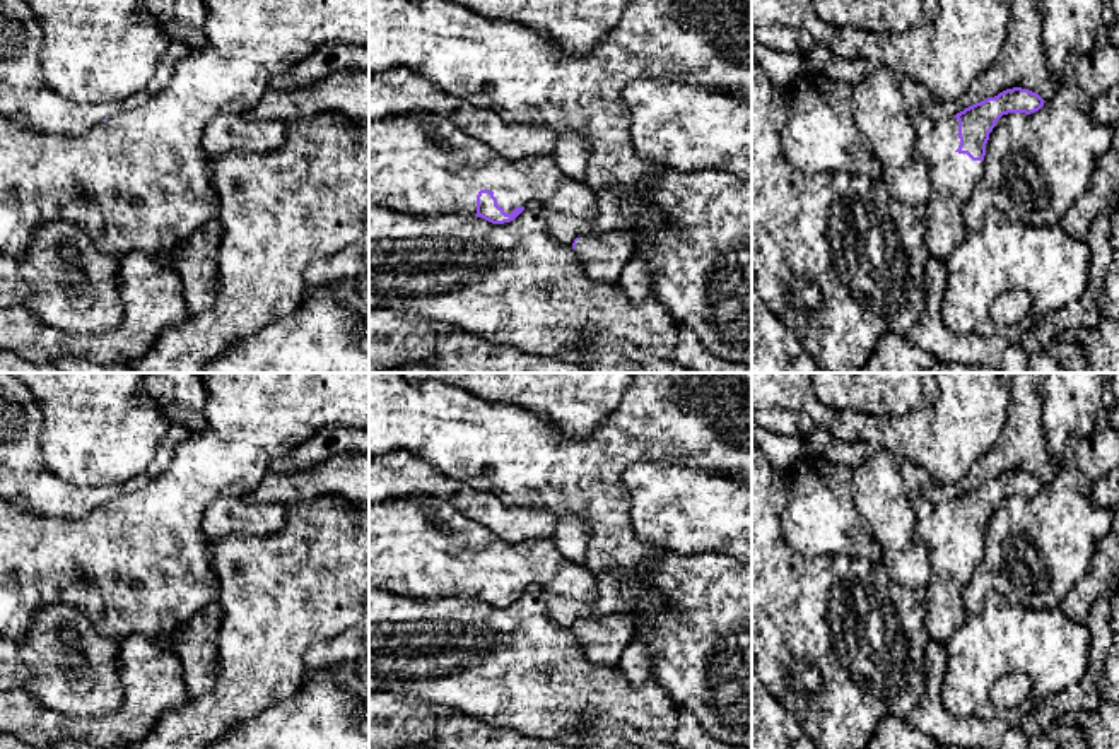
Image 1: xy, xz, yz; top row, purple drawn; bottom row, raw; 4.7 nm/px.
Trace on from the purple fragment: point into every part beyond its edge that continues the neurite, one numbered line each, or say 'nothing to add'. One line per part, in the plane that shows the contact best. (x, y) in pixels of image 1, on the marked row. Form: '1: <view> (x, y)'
1: xz (431, 170)

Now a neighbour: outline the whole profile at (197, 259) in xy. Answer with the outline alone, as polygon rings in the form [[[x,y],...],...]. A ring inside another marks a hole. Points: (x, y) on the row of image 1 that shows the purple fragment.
[[[214,217],[169,253],[173,267],[183,280],[181,294],[190,315],[208,311],[217,299],[222,233],[219,217]]]

